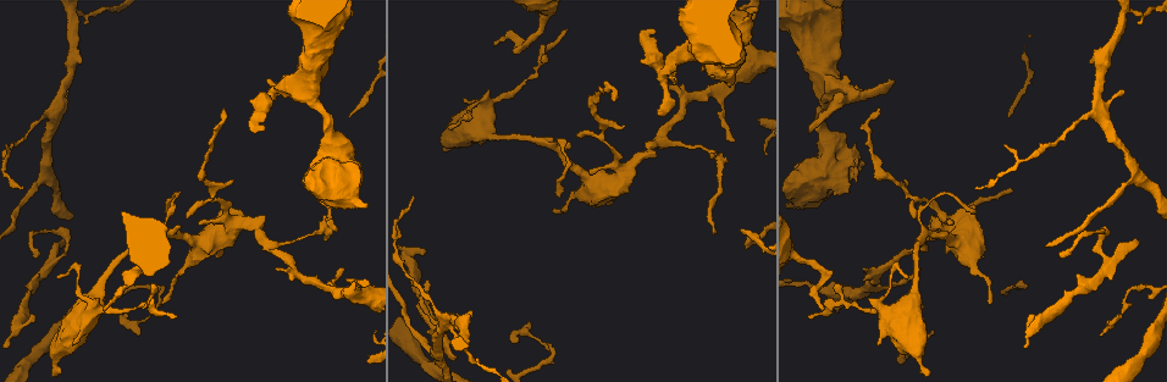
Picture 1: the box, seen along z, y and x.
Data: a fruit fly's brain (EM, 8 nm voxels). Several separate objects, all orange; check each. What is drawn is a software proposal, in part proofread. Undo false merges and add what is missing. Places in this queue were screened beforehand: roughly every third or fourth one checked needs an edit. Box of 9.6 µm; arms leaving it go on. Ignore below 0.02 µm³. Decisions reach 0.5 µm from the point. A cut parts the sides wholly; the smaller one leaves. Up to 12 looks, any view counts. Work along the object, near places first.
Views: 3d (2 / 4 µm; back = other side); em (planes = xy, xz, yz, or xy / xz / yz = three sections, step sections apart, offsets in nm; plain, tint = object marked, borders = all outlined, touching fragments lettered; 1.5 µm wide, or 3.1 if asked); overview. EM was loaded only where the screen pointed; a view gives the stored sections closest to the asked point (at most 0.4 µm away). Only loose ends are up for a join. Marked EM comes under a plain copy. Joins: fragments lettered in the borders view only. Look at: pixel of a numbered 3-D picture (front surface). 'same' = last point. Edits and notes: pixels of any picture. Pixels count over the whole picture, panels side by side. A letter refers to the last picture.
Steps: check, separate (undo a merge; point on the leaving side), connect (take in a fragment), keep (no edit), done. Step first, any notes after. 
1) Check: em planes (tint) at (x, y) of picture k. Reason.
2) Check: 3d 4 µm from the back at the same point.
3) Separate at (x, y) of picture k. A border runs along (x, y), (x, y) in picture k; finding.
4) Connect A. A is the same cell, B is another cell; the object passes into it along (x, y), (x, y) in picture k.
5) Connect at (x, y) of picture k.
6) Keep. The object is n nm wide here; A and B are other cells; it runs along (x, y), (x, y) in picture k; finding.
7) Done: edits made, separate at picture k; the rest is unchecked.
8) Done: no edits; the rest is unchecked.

Check: em yz step 4 (tint) at (713, 231) of picture 1.

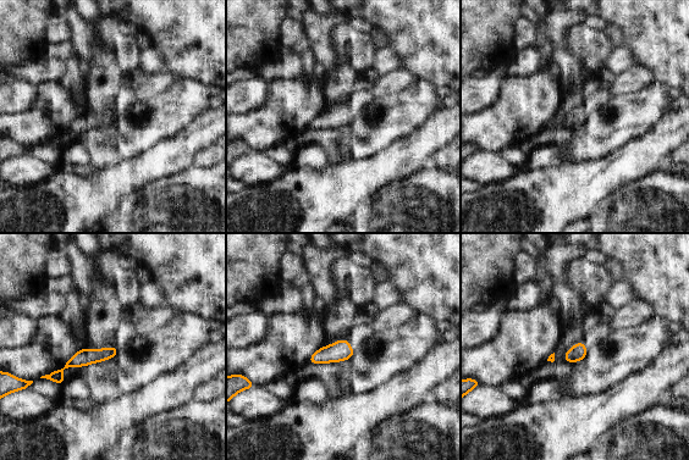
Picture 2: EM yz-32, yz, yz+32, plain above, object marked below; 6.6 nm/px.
Check: em xz step 8 (borders) at the same point. Another direction.

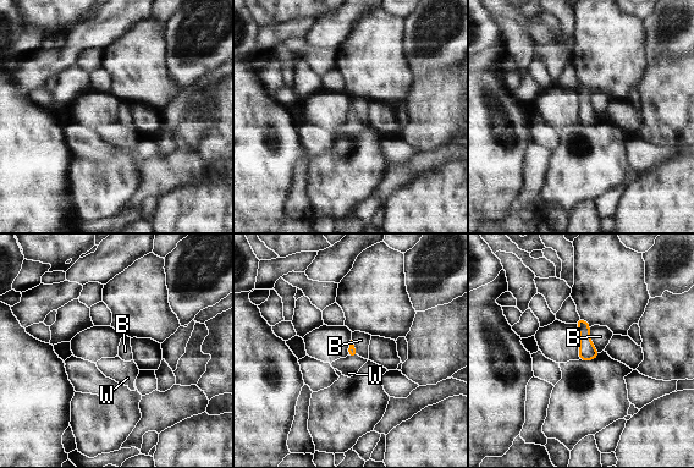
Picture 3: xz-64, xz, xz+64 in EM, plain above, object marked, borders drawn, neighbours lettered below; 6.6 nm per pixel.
Connect W. W is the same cell, B is another cell; the object passes into it along (352, 352), (353, 356), (350, 365) in picture 3; the neuron continues.

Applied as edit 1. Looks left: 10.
Check: overview.

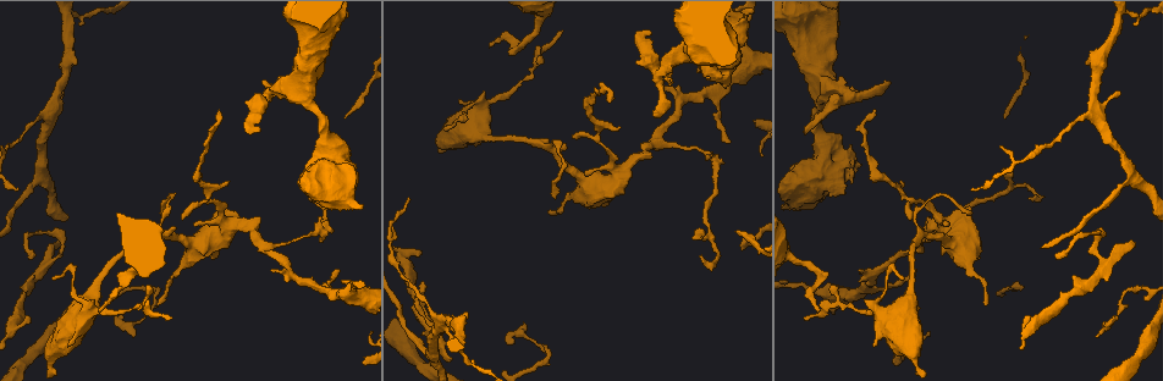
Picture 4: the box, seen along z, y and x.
Check: 3d 4 µm at (848, 96) of picture 4.

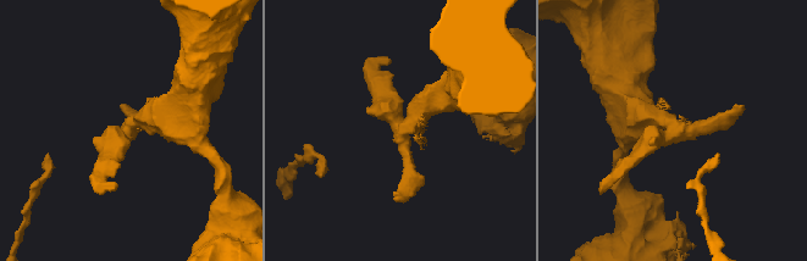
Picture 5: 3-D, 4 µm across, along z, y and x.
Check: em xz step 4 (borders) at (130, 129) of picture 5. Need the tissue.

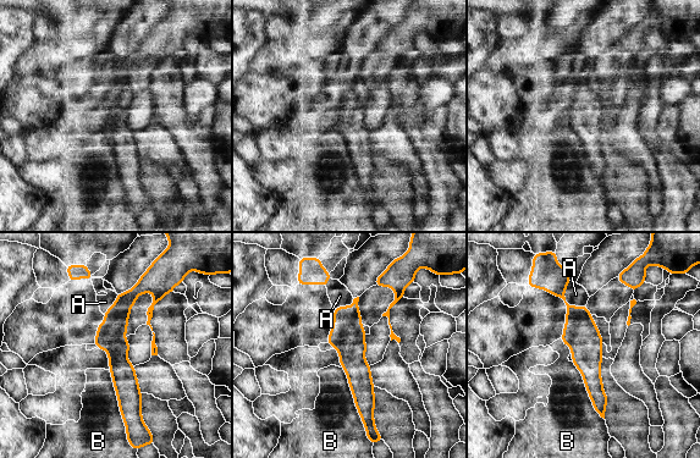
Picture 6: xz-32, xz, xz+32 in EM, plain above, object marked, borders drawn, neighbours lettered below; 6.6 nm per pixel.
Separate at (352, 348) of picture 6. The object is 180 nm wide here; A and B are other cells; the part that leaves runs along (558, 283), (584, 332), (601, 412) in picture 6; two neurons meet here.

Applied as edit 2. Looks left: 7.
Check: overview. See it whole again.

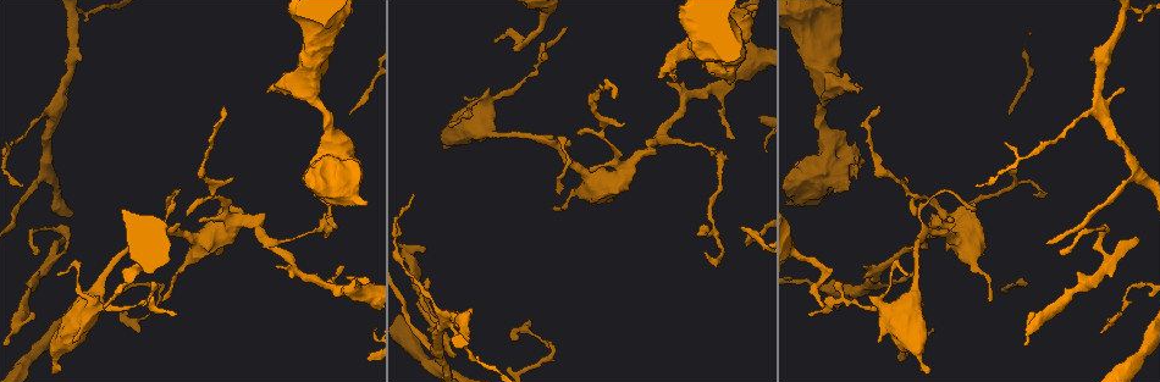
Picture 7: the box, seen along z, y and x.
Check: 3d 2 µm at (1124, 91) of picture 7. Tapers out.

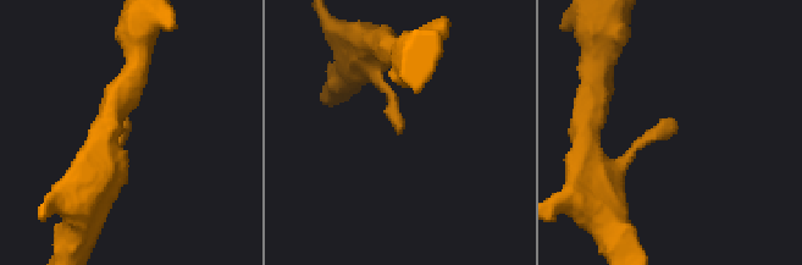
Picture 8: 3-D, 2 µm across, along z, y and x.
Check: em yz step 8 (tint) at (400, 130) of picture 8.

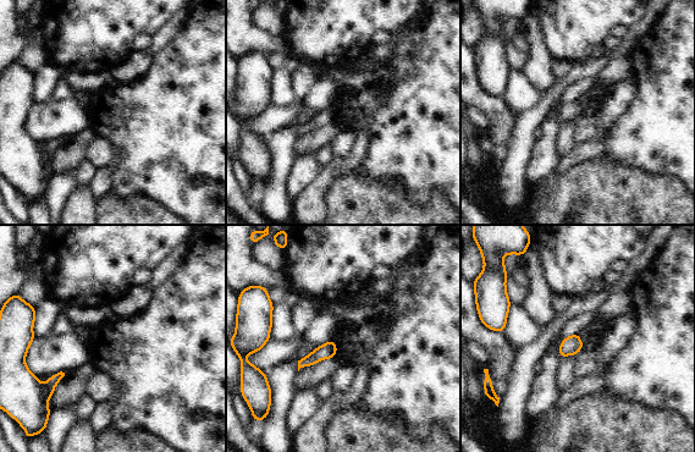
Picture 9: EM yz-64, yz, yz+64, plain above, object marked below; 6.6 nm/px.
Check: em planes (borders) at the same point. Cut it another way.

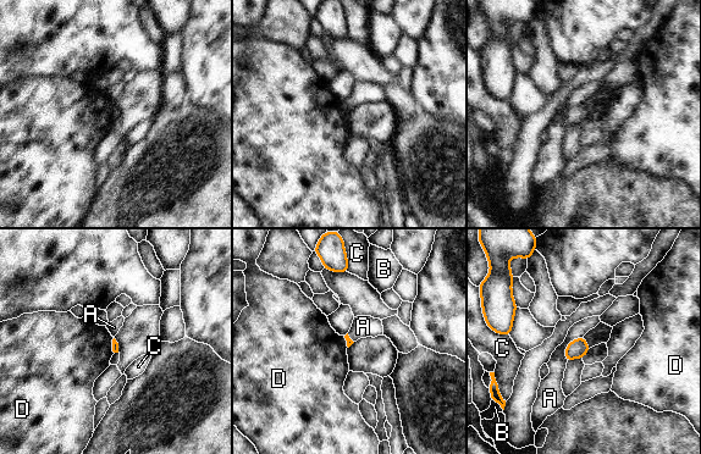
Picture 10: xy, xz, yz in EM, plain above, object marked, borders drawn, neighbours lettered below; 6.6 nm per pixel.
Keep. The longest contact is with A, 200 nm; A, B, C and D are other cells; no lettered fragment goes on from it.

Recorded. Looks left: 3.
Check: 3d 2 µm at (907, 274) of picture 7. Thin end.

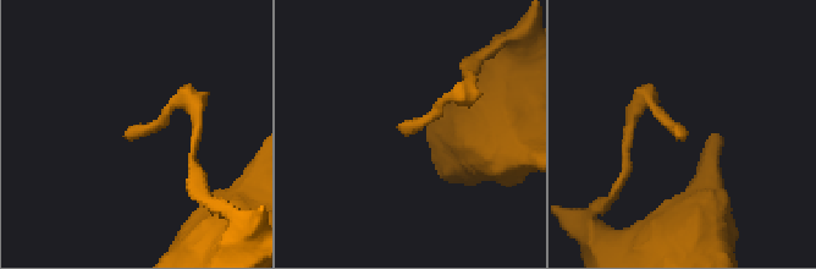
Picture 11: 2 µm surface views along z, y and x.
Check: em yz step 4 (tint) at (678, 138) of picture 11.

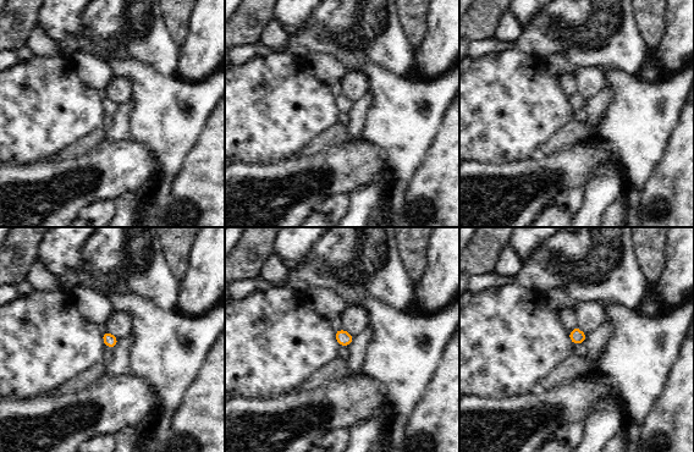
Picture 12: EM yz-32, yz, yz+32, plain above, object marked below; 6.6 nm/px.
Check: em planes (borders) at the same point. Another direction.

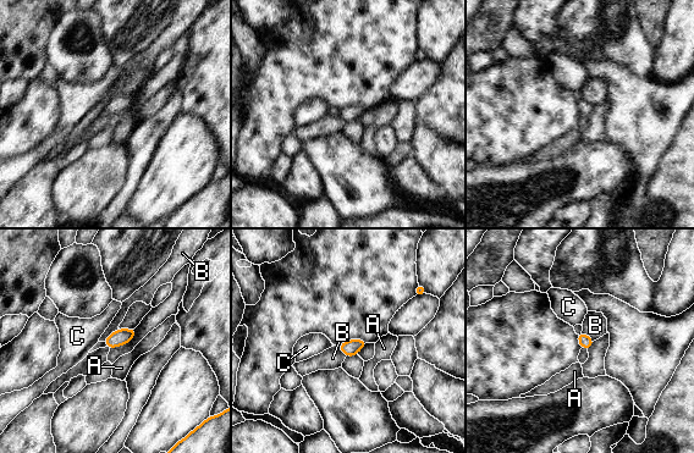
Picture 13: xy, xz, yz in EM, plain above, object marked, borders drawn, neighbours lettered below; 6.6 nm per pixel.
Keep. A, B and C are other cells; none of them fits.

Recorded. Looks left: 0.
Done: edits made, connect at picture 3, separate at picture 6; the rest is unchecked.

